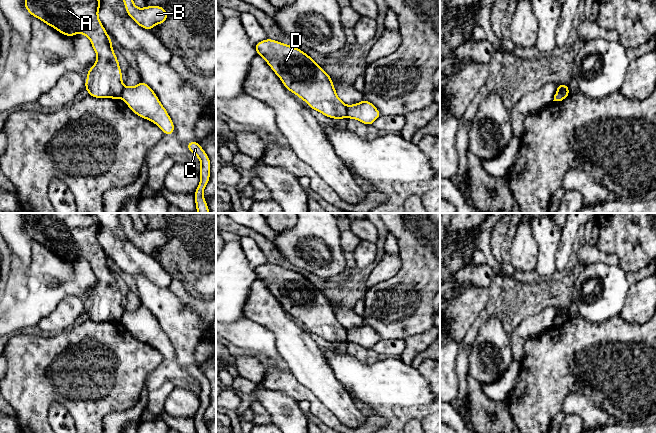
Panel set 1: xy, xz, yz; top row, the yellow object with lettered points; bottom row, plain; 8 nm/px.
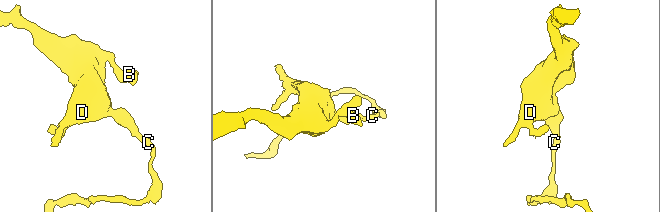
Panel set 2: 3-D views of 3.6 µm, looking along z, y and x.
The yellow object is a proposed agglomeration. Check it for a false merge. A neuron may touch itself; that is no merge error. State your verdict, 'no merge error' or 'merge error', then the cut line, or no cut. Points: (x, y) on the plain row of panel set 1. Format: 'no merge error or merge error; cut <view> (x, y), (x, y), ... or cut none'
merge error; cut xy (124, 310), (119, 321)

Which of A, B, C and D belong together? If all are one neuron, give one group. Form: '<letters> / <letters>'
A B D / C

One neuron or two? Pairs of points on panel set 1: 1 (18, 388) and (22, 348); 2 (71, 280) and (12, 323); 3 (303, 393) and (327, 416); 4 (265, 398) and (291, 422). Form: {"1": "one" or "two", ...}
{"1": "one", "2": "one", "3": "one", "4": "one"}

